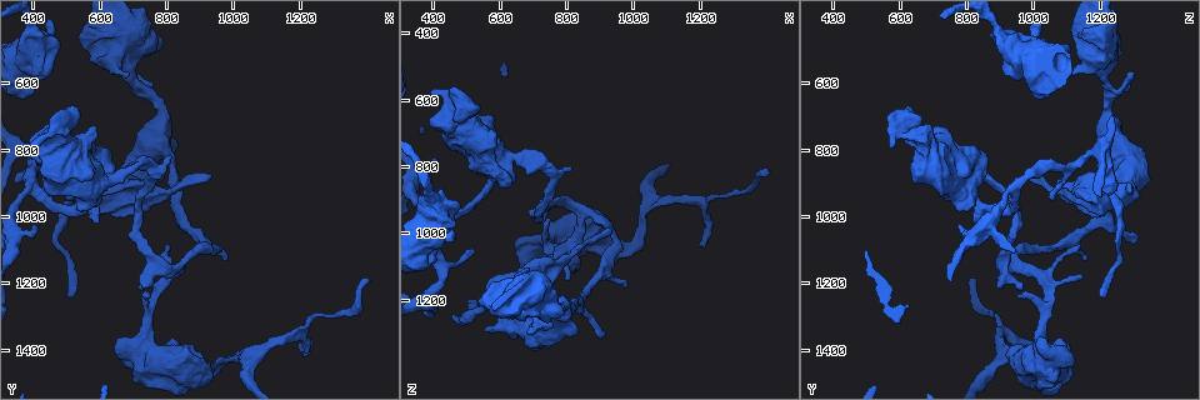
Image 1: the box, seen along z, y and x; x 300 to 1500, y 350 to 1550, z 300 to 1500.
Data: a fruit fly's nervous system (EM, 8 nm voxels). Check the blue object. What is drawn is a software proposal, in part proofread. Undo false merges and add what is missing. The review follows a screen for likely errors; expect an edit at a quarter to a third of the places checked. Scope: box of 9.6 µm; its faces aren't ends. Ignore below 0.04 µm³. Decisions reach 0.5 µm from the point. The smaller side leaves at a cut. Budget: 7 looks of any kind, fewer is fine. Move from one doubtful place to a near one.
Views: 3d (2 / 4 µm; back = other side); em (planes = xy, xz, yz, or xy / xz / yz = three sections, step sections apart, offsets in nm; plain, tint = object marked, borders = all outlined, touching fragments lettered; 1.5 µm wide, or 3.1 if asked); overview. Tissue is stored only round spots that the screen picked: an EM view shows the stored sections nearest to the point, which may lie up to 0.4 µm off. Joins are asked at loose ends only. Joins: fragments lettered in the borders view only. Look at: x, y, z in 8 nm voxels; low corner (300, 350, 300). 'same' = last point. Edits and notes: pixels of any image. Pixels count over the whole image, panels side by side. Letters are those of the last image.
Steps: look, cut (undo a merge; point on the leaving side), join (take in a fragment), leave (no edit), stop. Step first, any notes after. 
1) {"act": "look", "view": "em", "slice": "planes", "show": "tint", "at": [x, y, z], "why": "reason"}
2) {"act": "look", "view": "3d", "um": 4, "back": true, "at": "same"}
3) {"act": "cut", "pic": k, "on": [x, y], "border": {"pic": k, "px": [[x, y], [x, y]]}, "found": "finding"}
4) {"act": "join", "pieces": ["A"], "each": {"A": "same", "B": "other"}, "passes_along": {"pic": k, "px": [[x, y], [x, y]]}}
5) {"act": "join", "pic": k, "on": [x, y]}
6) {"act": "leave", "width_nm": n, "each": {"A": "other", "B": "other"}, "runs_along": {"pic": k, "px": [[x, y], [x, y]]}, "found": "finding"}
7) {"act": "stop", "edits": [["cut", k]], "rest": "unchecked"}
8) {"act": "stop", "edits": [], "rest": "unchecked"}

{"act": "look", "view": "em", "slice": "planes", "show": "borders", "at": [980, 1120, 1160], "why": "tapers out"}

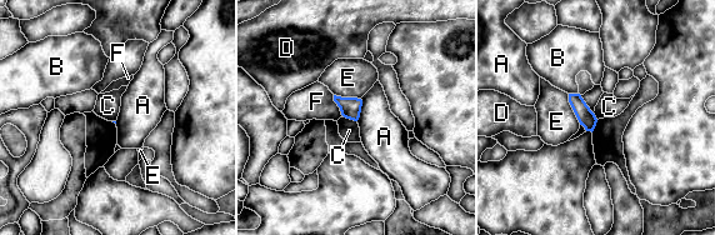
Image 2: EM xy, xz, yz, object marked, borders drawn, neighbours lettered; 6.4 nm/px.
{"act": "leave", "longest_contact_nm": ["E", 220], "each": {"A": "other", "B": "other", "C": "other", "D": "other", "E": "other", "F": "other"}, "border": {"pic": 2, "px": [[361, 99], [361, 111], [356, 120]]}, "found": "none of them fits"}

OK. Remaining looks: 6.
{"act": "look", "view": "3d", "um": 4, "back": true, "at": [1210, 1390, 1040], "why": "an open end"}

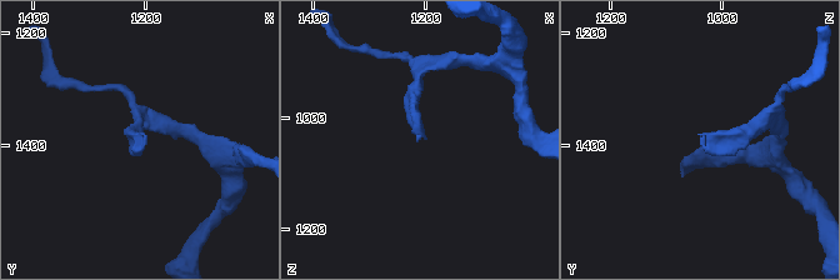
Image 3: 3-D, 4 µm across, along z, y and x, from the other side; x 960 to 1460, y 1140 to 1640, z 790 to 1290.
{"act": "look", "view": "em", "slice": "planes", "show": "borders", "at": [1205, 1380, 1035], "why": "need the tissue"}

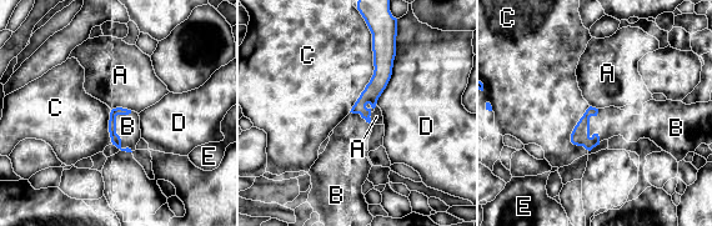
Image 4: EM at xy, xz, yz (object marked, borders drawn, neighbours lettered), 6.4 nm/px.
{"act": "join", "pieces": ["B"], "each": {"A": "other", "B": "same", "C": "other", "D": "other", "E": "other"}, "found": "it goes on there"}

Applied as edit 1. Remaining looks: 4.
{"act": "look", "view": "3d", "um": 2, "at": [690, 580, 1100], "why": "thick end"}

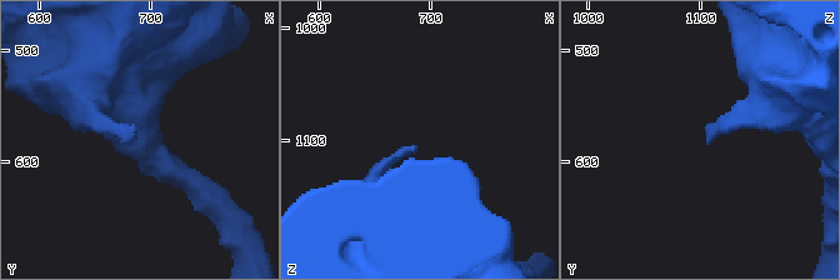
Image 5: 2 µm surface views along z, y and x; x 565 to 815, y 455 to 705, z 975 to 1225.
{"act": "look", "view": "em", "um": 3.1, "slice": "yz", "step": 16, "show": "borders", "at": [688, 572, 1108]}

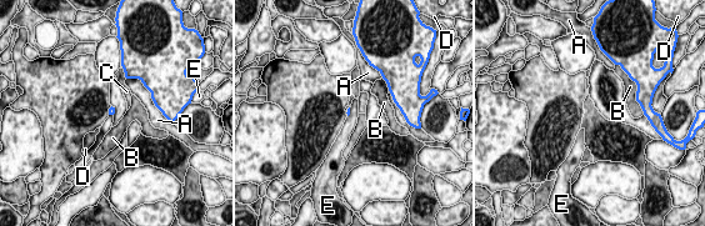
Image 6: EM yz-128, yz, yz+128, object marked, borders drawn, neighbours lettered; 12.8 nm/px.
{"act": "look", "view": "em", "um": 3.1, "slice": "planes", "show": "borders", "at": "same"}

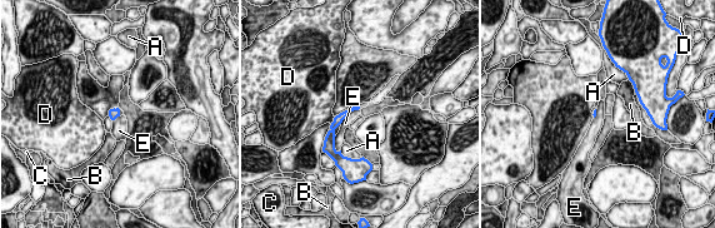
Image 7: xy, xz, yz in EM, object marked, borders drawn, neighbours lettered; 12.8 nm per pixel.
{"act": "leave", "each": {"A": "other", "B": "other", "C": "other", "D": "other", "E": "other"}, "runs_along": {"pic": 7, "px": [[349, 110], [336, 122], [331, 130]]}, "found": "none of them fits"}

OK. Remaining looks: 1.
{"act": "stop", "edits": [["join", 4]], "rest": "unchecked"}

